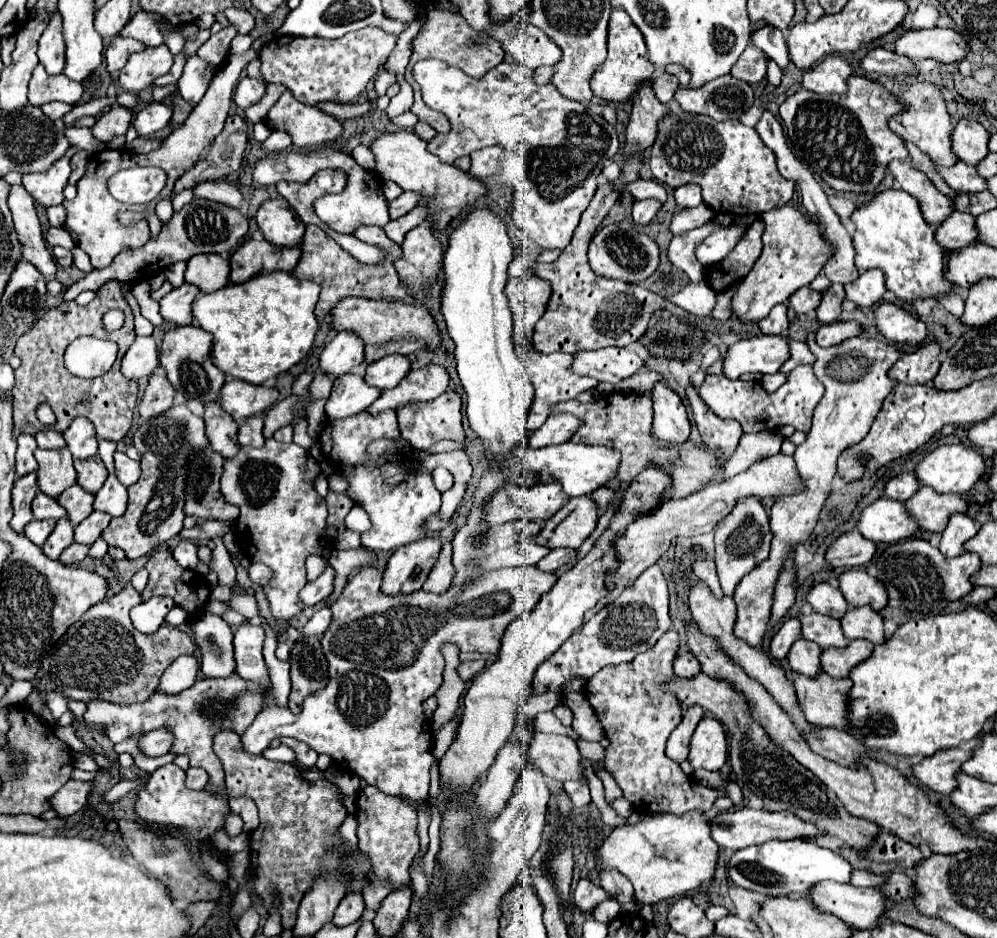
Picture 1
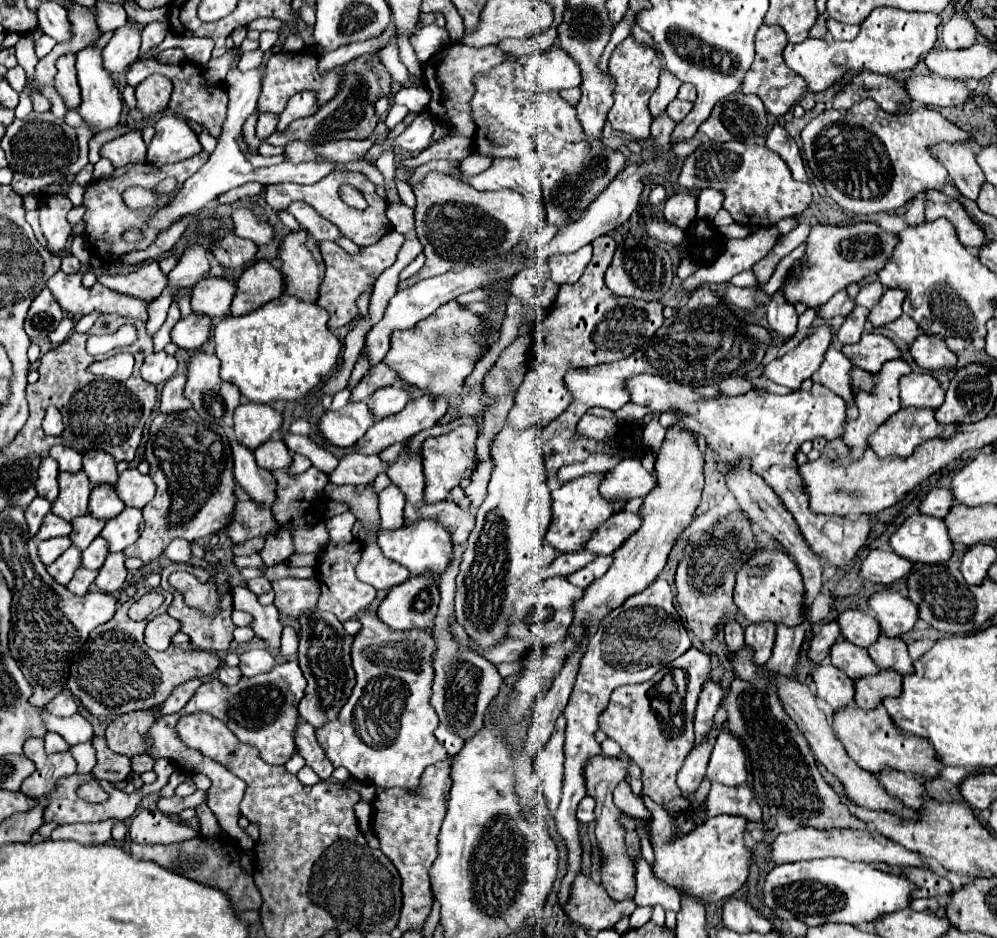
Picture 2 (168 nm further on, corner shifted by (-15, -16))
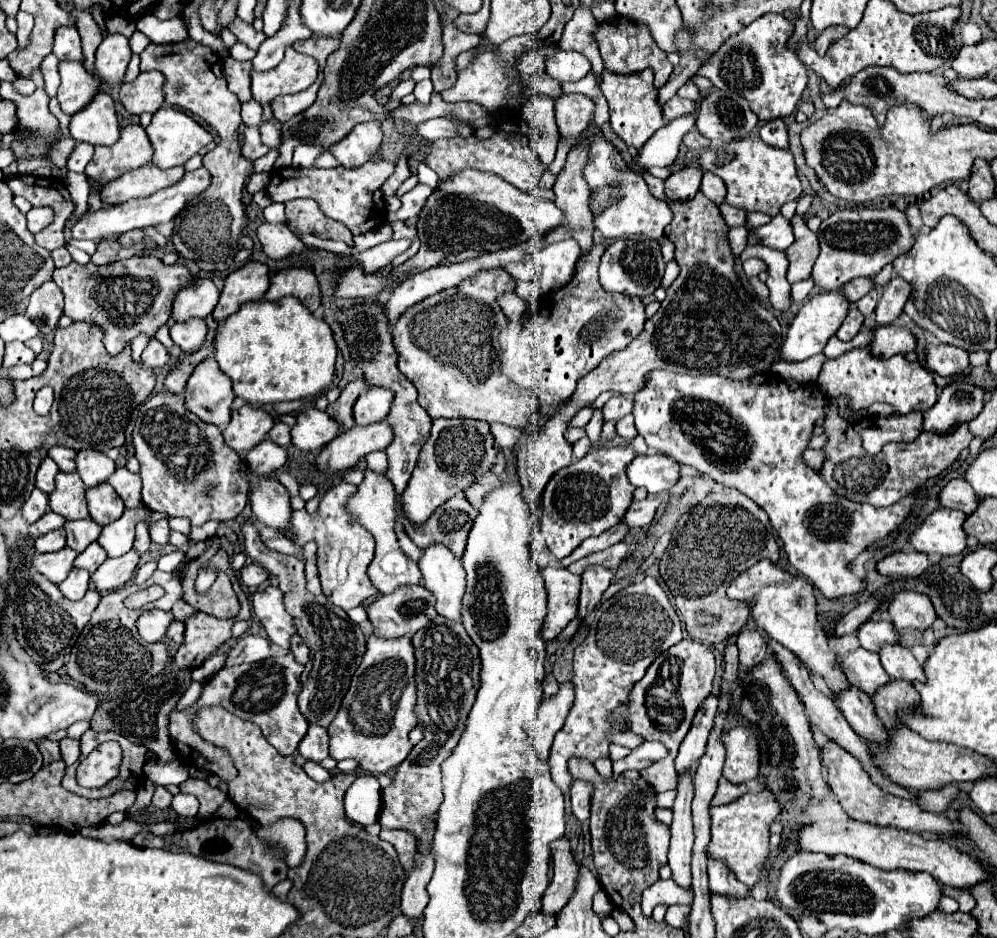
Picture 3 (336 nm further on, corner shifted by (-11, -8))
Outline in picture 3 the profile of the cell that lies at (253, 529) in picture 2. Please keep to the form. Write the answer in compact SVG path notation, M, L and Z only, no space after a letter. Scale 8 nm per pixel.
M246 522L242 524L240 530L244 534L246 556L252 562L264 566L272 576L278 578L278 588L284 592L286 612L294 618L294 626L298 634L302 636L304 644L310 648L310 662L304 666L304 672L300 678L302 692L298 694L298 708L308 722L328 728L328 724L334 720L340 708L340 702L350 686L350 678L354 670L360 666L364 648L366 648L366 636L362 634L360 626L350 622L350 618L346 616L342 608L336 608L334 604L328 604L324 596L316 596L306 590L302 560L272 552L262 544L257 522Z

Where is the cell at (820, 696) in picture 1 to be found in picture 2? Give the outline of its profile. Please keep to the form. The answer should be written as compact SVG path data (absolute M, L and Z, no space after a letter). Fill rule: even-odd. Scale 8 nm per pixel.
M846 706L832 716L832 728L838 740L844 744L850 758L870 774L878 774L886 768L904 772L904 774L920 774L924 778L940 776L944 764L936 760L936 752L932 752L932 744L920 736L908 736L908 732L900 732L892 718L888 716L884 706L876 710L862 710L858 706ZM922 746L922 752L918 750Z

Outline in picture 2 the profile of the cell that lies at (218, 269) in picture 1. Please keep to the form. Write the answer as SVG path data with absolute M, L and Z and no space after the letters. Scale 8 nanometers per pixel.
M204 278L192 288L190 306L198 316L226 316L230 312L230 304L234 298L236 286L226 278Z

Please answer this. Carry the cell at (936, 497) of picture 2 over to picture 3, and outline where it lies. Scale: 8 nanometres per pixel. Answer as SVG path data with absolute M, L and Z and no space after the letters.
M956 478L956 480L950 480L938 494L938 502L940 506L944 508L950 508L950 510L960 510L960 512L974 512L976 510L976 504L978 504L978 498L976 494L972 492L972 486L964 480L964 478Z

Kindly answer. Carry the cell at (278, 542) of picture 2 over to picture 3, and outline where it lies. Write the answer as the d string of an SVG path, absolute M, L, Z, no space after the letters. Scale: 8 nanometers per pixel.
M338 482L334 484L320 500L320 512L316 518L312 518L306 510L292 512L290 526L286 530L288 538L294 540L294 544L304 546L308 540L316 540L318 544L318 576L320 576L320 586L322 594L326 596L328 602L340 606L342 610L350 610L354 606L360 606L368 598L376 598L380 592L372 586L372 582L366 576L366 566L372 560L372 536L352 516L348 516L344 504L350 494L356 492L356 486Z

